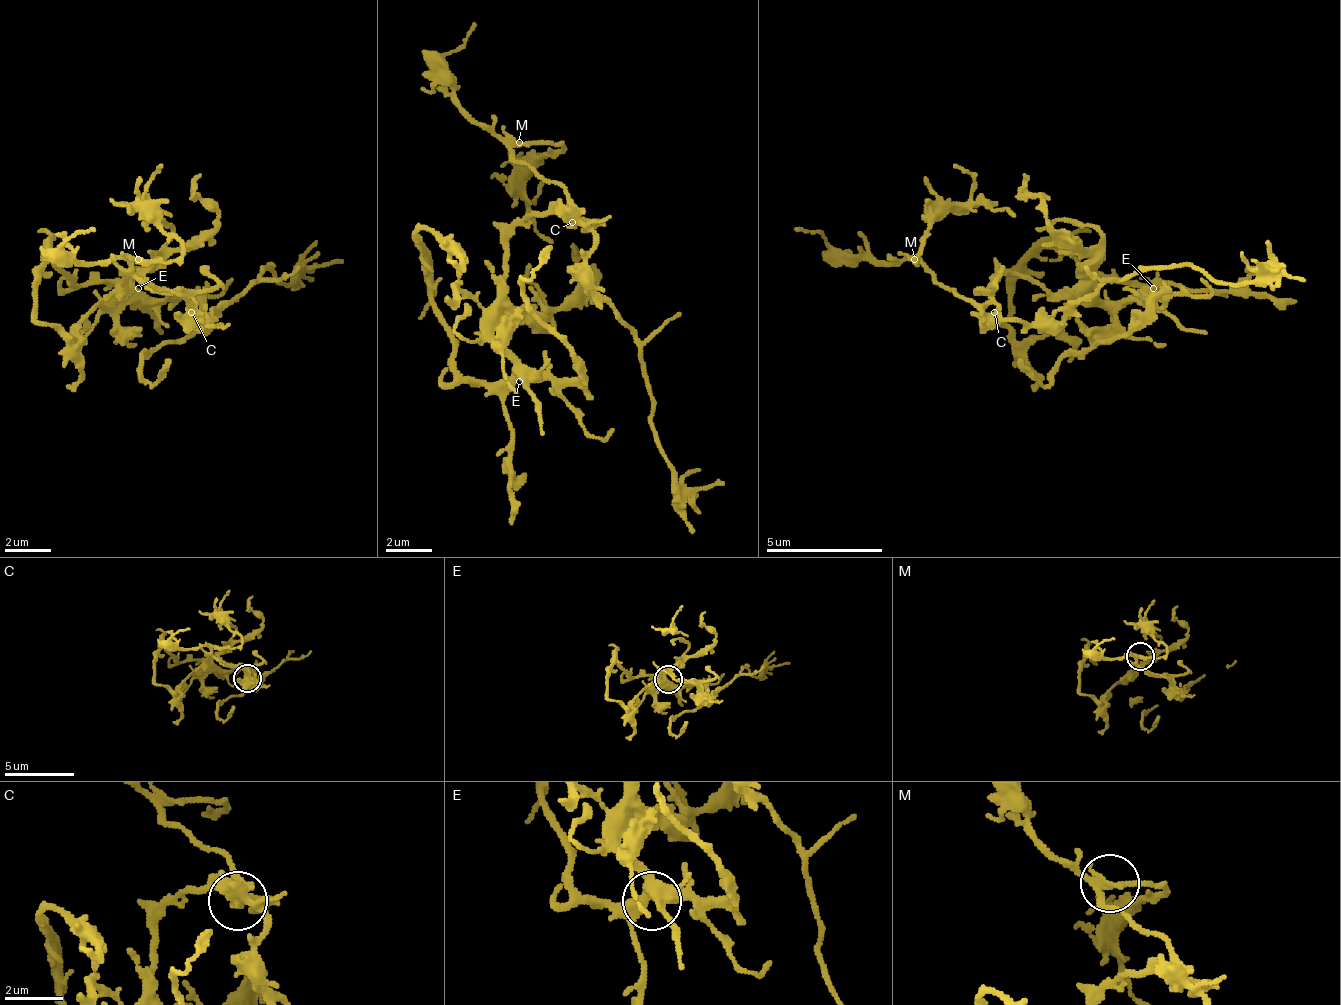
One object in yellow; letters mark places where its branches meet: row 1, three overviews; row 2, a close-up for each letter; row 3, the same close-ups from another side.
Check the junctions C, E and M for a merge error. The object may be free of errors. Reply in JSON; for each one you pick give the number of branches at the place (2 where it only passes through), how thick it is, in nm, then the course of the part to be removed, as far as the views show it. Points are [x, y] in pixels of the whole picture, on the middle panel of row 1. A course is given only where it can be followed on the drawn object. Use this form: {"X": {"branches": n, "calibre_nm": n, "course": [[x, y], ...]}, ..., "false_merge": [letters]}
{"C": {"branches": 5, "calibre_nm": 380, "course": [[571, 224], [594, 235], [588, 288], [629, 334], [652, 398], [652, 427], [676, 515], [693, 532]]}, "false_merge": ["C"]}

